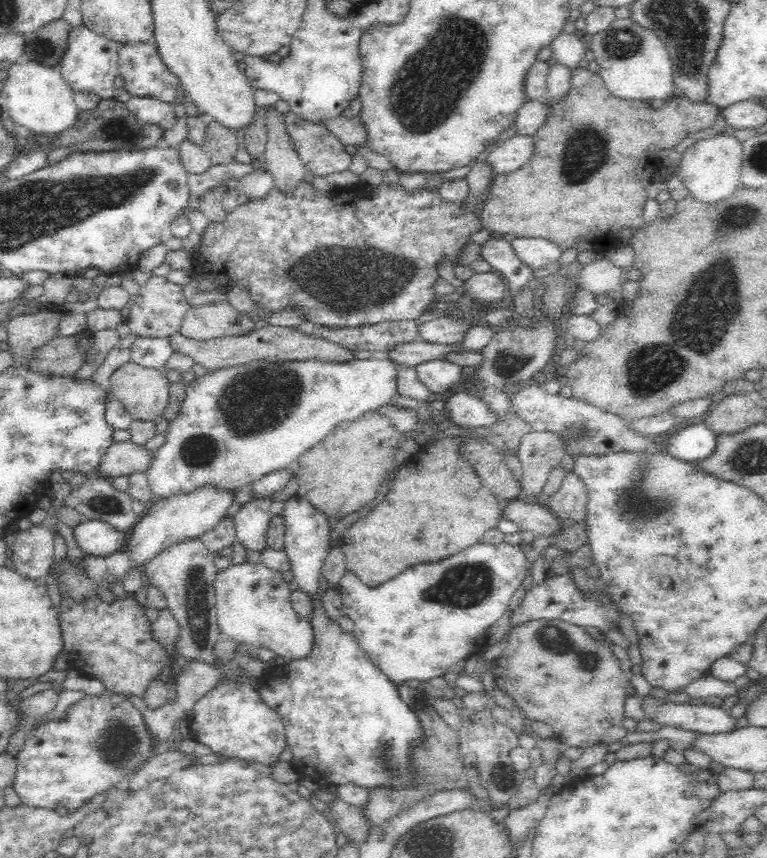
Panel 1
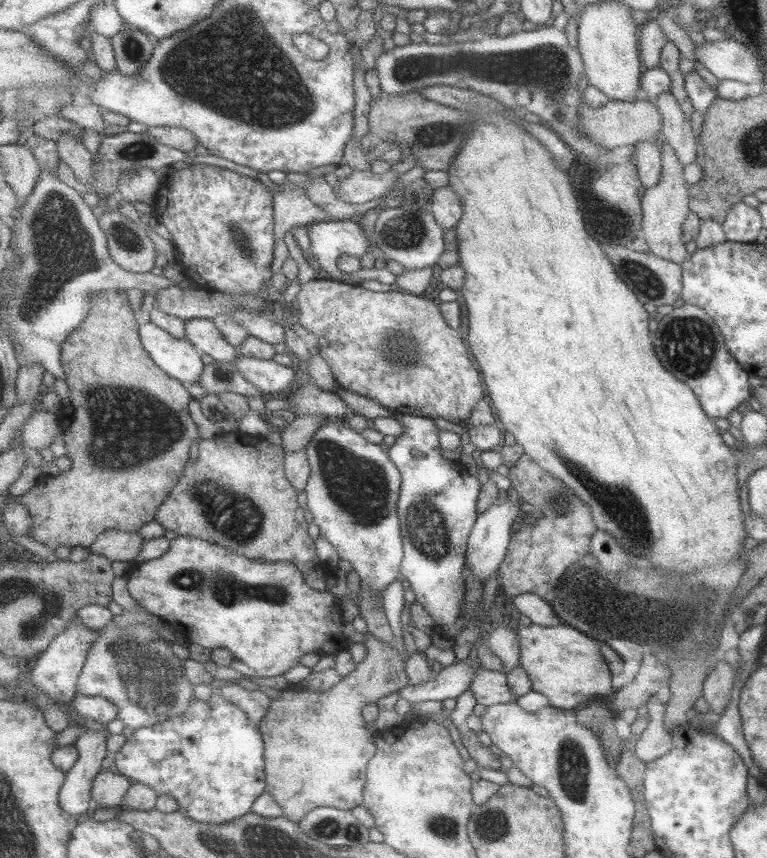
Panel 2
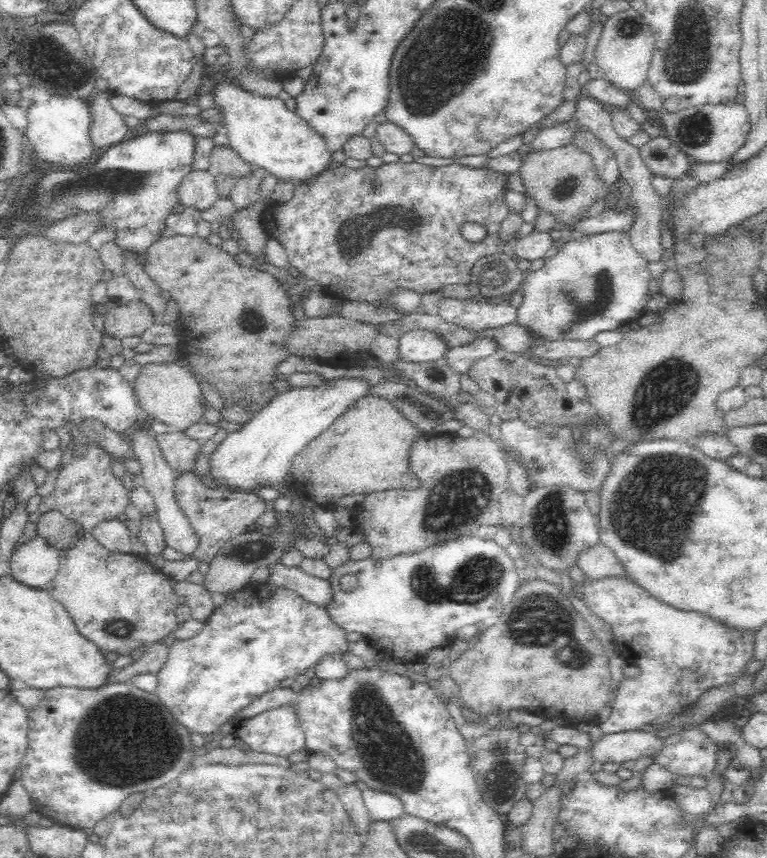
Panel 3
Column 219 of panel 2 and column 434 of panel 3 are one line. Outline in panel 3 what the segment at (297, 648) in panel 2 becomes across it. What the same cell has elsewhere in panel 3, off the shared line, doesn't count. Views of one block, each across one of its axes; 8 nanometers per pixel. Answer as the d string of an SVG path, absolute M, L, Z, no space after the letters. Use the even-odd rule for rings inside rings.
M476 535L461 536L419 551L404 552L388 558L351 558L337 566L329 579L334 587L334 604L326 609L348 633L358 632L370 640L387 660L402 664L416 663L424 658L429 650L451 645L456 639L457 631L466 625L492 626L492 622L496 620L490 618L496 618L496 614L500 616L502 606L508 604L513 597L521 575L514 566L514 560L494 540L482 540ZM346 574L352 574L358 579L356 588L346 590L342 587L342 578ZM452 592L476 594L456 596ZM460 598L468 602L460 602Z

